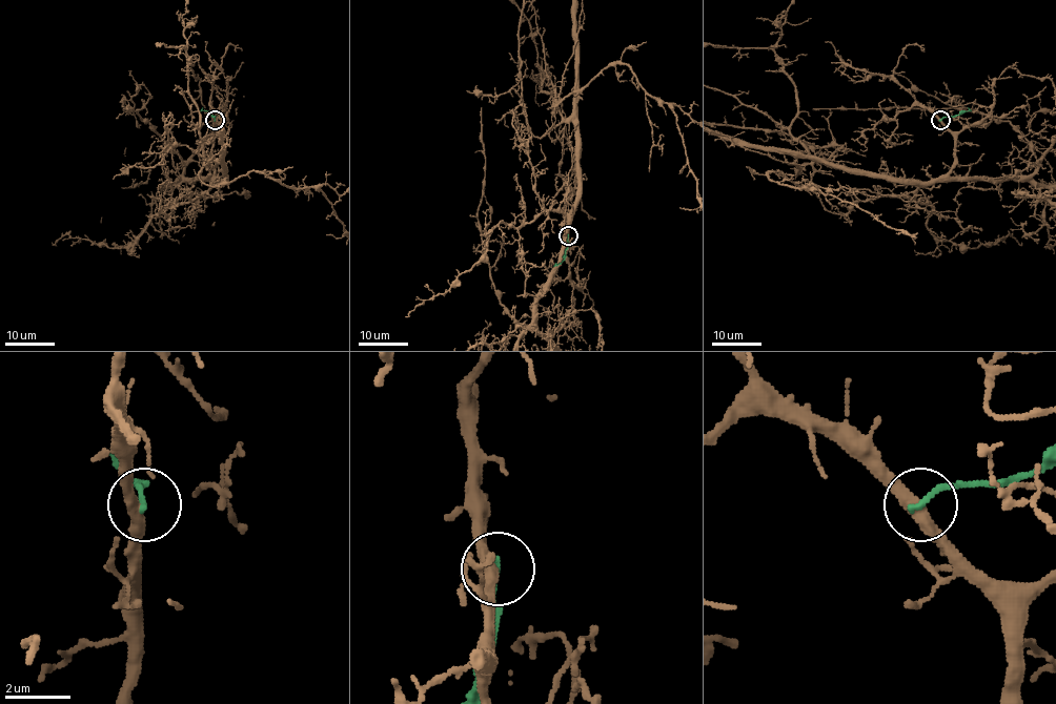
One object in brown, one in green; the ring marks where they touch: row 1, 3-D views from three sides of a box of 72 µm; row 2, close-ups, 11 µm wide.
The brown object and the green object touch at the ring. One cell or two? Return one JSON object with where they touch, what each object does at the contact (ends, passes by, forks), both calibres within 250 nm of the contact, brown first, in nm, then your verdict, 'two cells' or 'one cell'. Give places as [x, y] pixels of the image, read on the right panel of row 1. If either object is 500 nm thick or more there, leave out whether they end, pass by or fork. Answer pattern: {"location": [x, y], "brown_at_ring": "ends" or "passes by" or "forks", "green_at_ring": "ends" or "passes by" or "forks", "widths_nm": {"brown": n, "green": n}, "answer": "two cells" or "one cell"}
{"location": [940, 120], "brown_at_ring": "passes by", "green_at_ring": "ends", "widths_nm": {"brown": 400, "green": 170}, "answer": "two cells"}

